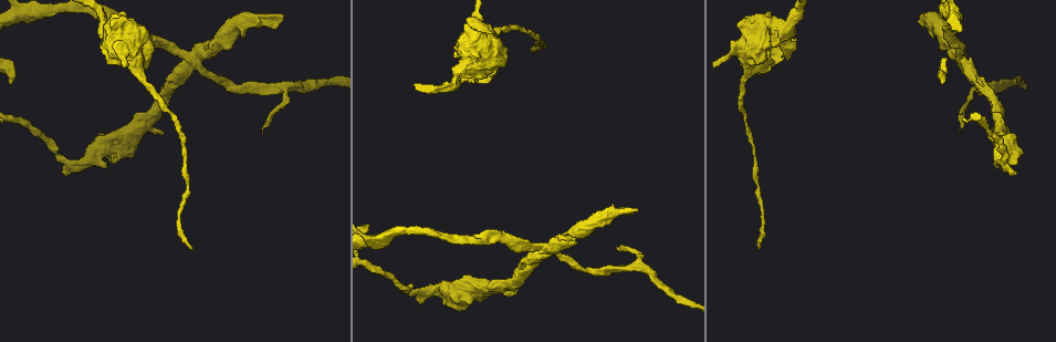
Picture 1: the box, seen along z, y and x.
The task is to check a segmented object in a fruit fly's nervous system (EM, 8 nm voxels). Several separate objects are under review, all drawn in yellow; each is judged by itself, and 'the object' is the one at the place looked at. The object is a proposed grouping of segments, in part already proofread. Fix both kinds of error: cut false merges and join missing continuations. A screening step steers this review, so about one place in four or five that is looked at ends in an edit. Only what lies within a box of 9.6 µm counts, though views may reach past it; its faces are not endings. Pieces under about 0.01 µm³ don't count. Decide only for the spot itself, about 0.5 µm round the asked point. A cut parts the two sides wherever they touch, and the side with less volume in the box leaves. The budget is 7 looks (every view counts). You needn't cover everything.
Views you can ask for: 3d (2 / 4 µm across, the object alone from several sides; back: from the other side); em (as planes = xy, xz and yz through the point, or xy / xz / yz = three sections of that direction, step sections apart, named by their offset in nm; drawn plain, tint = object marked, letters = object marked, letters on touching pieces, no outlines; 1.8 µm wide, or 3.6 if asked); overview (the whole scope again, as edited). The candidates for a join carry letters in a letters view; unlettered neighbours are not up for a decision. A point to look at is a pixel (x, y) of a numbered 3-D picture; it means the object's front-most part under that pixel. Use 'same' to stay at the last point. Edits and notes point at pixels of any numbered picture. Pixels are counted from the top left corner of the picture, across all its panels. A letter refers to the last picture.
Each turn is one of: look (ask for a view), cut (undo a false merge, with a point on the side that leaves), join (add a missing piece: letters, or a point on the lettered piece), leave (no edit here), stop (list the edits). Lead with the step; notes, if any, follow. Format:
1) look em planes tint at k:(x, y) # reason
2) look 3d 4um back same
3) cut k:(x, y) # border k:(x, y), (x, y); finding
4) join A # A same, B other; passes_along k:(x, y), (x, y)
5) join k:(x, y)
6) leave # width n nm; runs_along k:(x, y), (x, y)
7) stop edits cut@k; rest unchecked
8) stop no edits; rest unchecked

look em yz step 4 letters at 1:(634, 265) # sharp bend

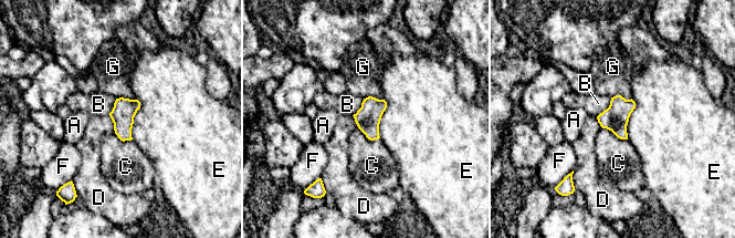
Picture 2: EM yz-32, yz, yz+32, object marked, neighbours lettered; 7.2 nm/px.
leave # width 170 nm; A other, B other, C other, D other, E other, F other, G other; border 2:(108, 115), (115, 131); continuous, no second cell

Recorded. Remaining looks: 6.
look 3d 4um back at 1:(539, 255) # looks like a crossing

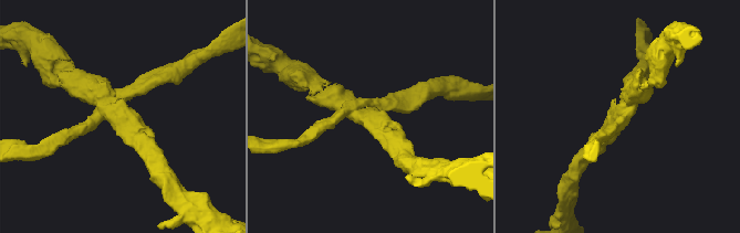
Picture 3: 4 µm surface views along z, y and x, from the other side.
look em 3.6um planes tint at 3:(122, 112) # arms 4

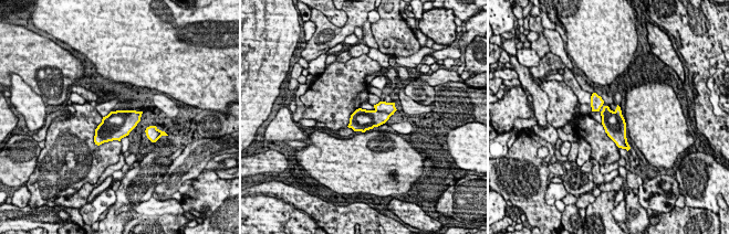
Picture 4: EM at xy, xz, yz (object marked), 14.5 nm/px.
look em 3.6um planes letters same # what lies round it

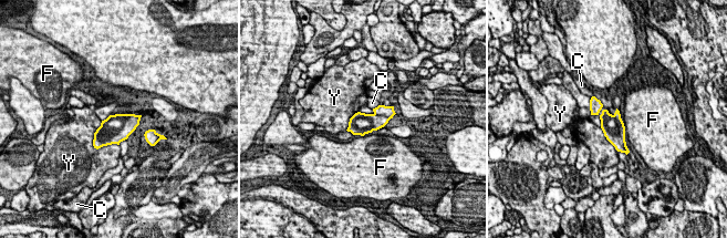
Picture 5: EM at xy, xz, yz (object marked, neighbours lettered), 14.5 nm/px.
cut 5:(381, 110) # longest_contact Y 460 nm; C other, F other, Y other; border 5:(374, 113), (390, 118); two cells meet here

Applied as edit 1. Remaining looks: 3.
look em 3.6um xz step 4 tint at 1:(998, 130) # thick turns thin

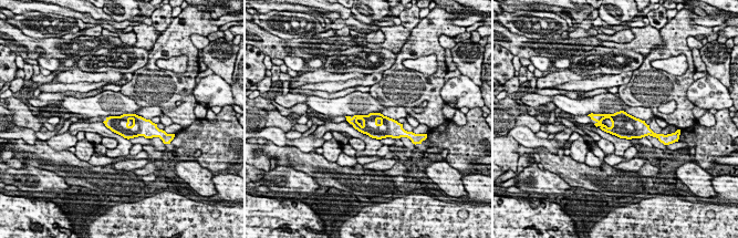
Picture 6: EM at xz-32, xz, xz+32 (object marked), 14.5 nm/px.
look em 3.6um planes letters same # cut it another way

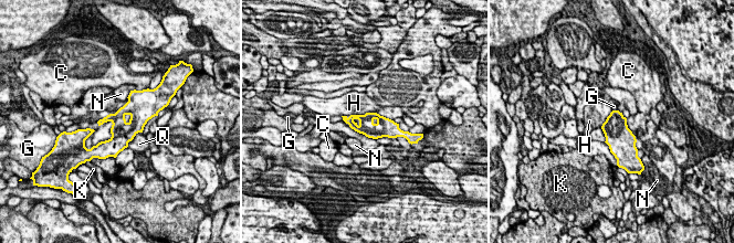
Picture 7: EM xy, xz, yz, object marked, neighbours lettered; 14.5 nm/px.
leave # longest_contact G 480 nm; C other, G other, H other, K other, N other, Q other; border 7:(375, 112), (352, 114), (349, 116); continuous, no second cell

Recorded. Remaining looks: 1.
stop edits cut@5; rest unchecked

